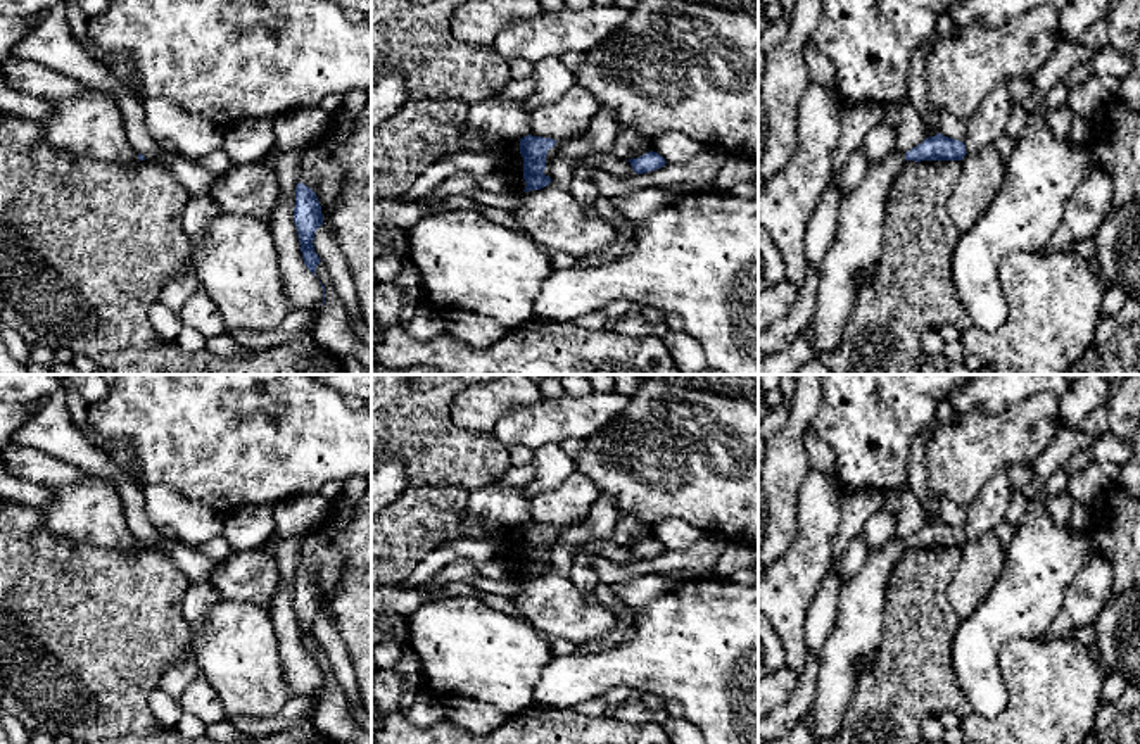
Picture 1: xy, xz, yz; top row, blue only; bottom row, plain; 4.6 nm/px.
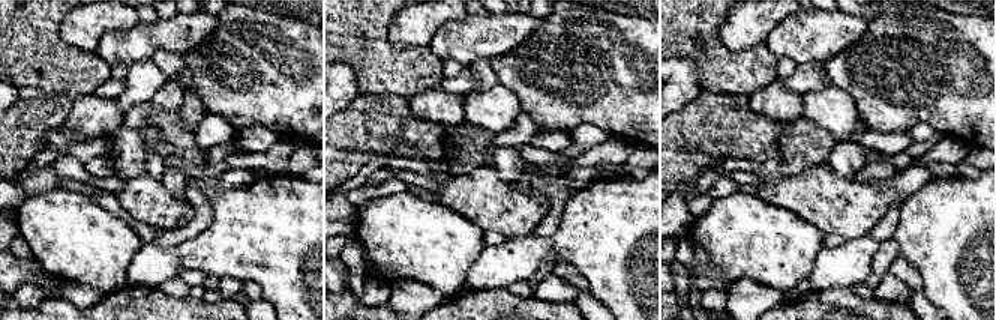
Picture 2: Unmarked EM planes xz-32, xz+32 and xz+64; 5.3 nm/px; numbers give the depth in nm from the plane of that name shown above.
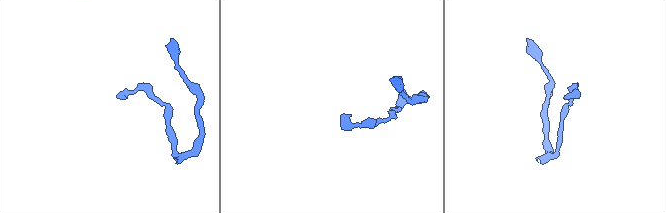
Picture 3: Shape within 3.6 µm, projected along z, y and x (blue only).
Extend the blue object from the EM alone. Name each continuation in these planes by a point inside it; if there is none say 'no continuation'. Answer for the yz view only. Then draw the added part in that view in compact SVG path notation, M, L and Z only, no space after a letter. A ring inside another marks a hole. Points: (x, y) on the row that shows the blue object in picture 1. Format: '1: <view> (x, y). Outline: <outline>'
no continuation

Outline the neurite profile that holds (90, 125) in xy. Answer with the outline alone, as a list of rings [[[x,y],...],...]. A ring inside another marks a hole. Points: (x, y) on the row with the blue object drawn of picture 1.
[[[86,86],[81,95],[55,100],[52,105],[52,116],[41,124],[52,145],[117,166],[140,162],[138,152],[128,142],[124,119],[112,95]]]

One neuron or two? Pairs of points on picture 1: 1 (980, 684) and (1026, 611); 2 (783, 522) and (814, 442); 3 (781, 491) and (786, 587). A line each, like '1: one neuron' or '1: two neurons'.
1: one neuron
2: two neurons
3: two neurons

